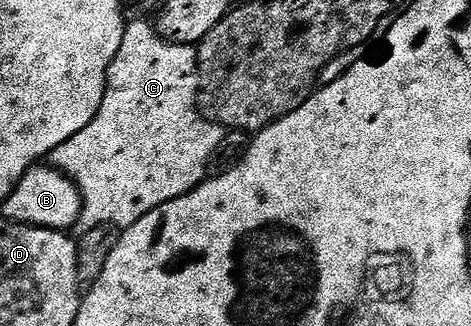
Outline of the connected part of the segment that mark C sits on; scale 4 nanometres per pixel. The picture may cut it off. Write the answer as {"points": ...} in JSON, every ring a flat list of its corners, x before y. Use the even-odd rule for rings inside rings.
{"points":[[130,21,126,25,123,32,123,44,119,44,119,52,115,52,115,60,109,66,103,104,99,108,95,120,91,120,91,124,87,124,87,128,83,128,83,132,75,132,75,136,71,136,71,140,59,144,59,148,52,150,47,159,48,165,52,166,54,170,59,170,61,173,66,174,77,186,77,191,81,193,79,226,82,231,90,230,96,226,116,226,118,228,134,226,143,216,147,216,147,212,151,212,171,200,175,200,187,192,196,190,205,181,210,173,209,161,212,160,213,153,220,148,221,141,224,140,227,130,220,122,212,122,212,120,202,114,199,105,200,89,201,76,197,73,197,51,194,47,180,46,174,42,168,42,165,38,160,38,152,21]]}

